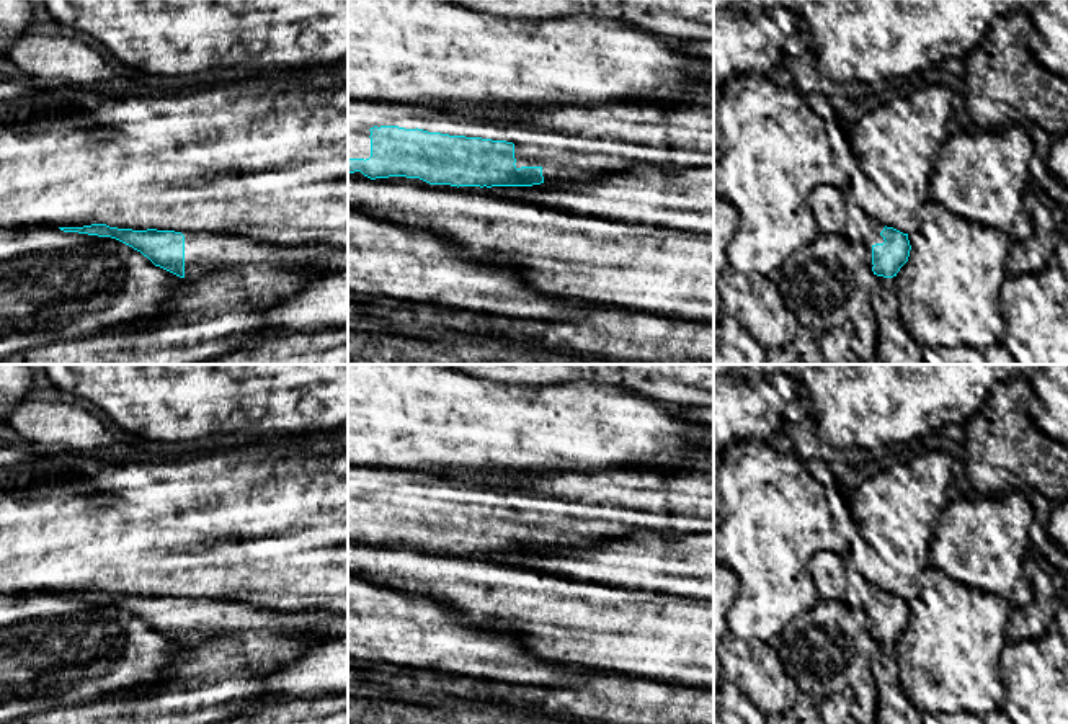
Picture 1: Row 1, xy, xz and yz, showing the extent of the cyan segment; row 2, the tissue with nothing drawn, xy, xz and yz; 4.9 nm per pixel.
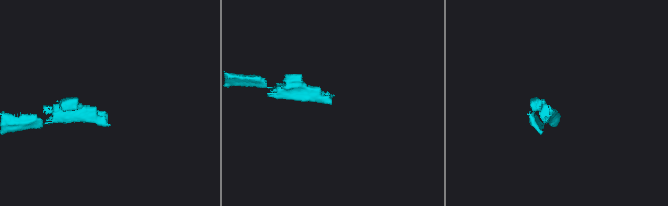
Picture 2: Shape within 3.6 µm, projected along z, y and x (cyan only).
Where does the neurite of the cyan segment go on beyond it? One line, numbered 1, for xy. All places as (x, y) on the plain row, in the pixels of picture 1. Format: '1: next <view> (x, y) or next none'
1: next xy (204, 618)

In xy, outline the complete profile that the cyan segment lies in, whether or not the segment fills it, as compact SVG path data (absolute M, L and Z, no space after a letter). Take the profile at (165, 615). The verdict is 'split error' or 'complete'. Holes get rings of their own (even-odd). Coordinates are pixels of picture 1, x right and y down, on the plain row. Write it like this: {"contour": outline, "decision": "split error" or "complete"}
{"contour": "M106 590L59 595L116 605L140 618L155 632L180 644L196 644L207 637L260 629L307 631L327 637L348 636L348 615L315 610L274 613L248 603L219 598L132 597Z", "decision": "split error"}

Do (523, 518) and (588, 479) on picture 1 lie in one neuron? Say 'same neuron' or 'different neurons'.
same neuron

